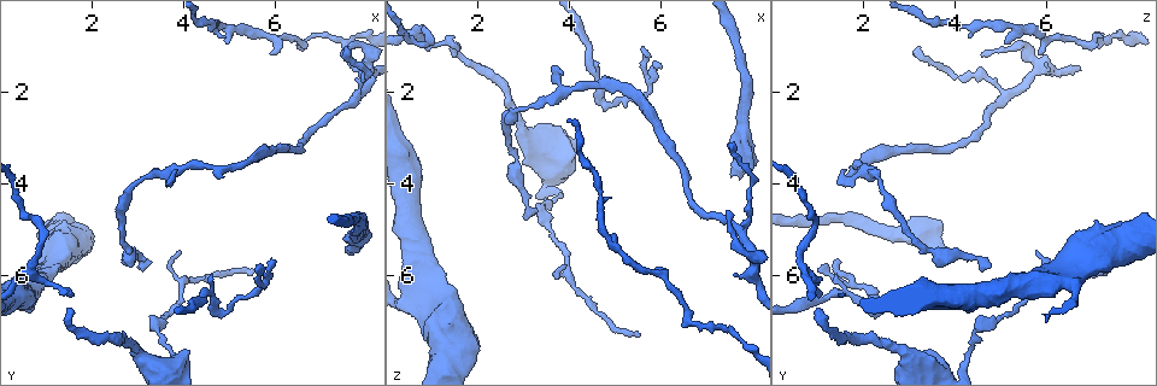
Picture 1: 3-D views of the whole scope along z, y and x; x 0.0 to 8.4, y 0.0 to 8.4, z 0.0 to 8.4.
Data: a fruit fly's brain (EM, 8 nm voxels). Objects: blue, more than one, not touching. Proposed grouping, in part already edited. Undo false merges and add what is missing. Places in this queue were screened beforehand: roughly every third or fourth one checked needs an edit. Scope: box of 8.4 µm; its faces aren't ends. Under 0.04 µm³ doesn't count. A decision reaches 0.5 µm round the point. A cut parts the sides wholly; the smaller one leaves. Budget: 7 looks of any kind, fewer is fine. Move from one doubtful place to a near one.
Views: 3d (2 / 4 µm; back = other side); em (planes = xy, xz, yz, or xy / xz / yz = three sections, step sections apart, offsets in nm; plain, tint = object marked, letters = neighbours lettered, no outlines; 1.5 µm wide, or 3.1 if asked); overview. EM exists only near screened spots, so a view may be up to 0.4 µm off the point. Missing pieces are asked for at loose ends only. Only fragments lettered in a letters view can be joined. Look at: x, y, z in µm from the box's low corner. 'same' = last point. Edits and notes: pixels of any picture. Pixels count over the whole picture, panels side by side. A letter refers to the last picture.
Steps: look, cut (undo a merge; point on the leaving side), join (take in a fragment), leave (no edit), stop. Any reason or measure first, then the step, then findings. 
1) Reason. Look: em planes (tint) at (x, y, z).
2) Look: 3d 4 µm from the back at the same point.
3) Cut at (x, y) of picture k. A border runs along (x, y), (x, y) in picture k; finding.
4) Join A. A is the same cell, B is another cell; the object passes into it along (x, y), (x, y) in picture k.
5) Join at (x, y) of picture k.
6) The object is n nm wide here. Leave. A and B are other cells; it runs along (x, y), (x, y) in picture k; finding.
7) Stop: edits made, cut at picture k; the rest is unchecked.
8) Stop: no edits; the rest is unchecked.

An open end. Look: 3d 4 µm at (7.50, 1.00, 3.20).

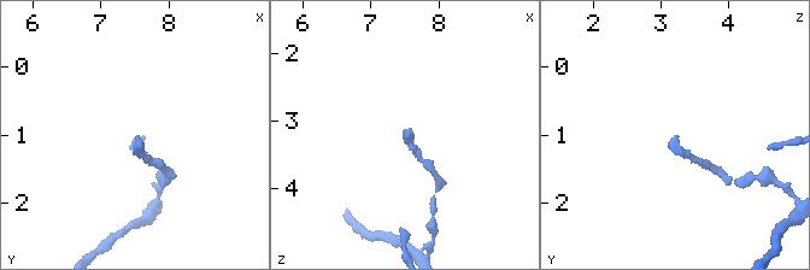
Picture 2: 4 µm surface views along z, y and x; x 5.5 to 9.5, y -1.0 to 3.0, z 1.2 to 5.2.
Now the EM. Look: em planes (letters) at (7.50, 1.00, 3.20).

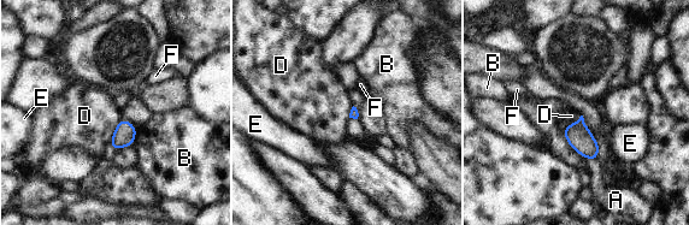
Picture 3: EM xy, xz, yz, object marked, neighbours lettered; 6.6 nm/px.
Leave. A, B, D, E and F are other cells; a border runs along (122, 118), (112, 135), (110, 149) in picture 3; none of them fits.

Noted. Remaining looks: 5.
Calibre changes. Look: 3d 2 µm at (3.50, 3.80, 2.15).

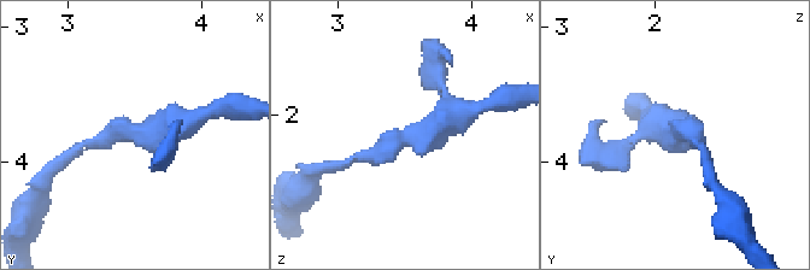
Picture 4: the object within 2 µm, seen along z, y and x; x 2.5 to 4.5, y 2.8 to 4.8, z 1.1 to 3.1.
Look: em xy step 4 (letters) at (3.48, 3.76, 2.20).

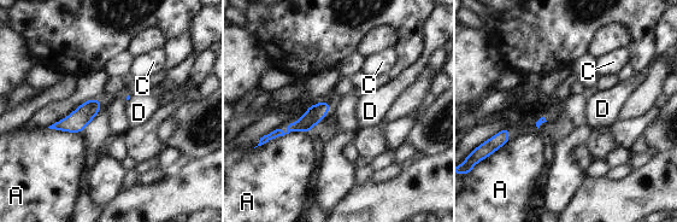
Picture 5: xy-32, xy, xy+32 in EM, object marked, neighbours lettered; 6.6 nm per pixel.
Leave. A, C and D are other cells; it runs along (327, 105), (304, 124), (274, 134) in picture 5; continuous, no second neuron.

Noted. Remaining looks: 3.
Thick end. Look: 3d 4 µm at (4.15, 7.60, 3.35).

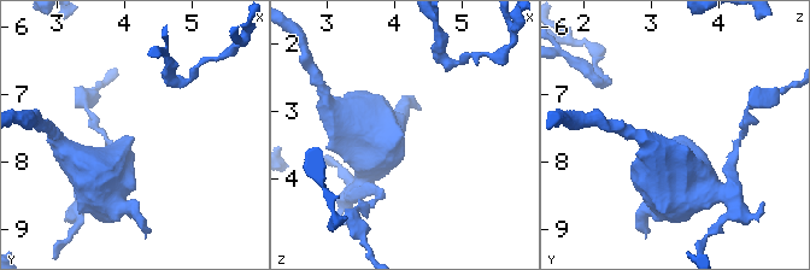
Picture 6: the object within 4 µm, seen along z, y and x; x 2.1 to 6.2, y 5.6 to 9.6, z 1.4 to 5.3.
Look: em xy step 8 (letters) at (4.15, 7.60, 3.35).

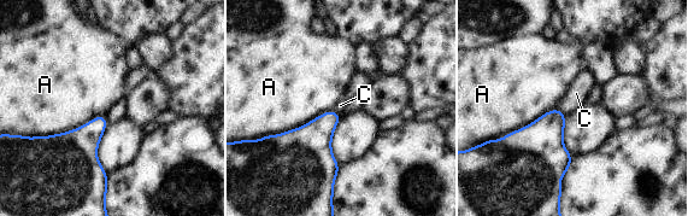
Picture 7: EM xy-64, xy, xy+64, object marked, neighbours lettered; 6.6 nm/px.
Look: em planes (letters) at the same point.

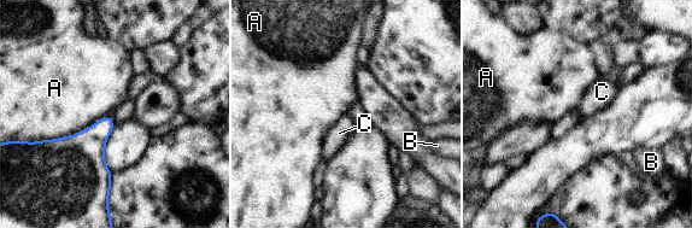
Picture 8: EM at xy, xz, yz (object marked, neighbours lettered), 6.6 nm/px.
The longest contact is with A, 550 nm. Leave. A, B and C are other cells; none of them fits.

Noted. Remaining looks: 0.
Stop: no edits; the rest is unchecked.

